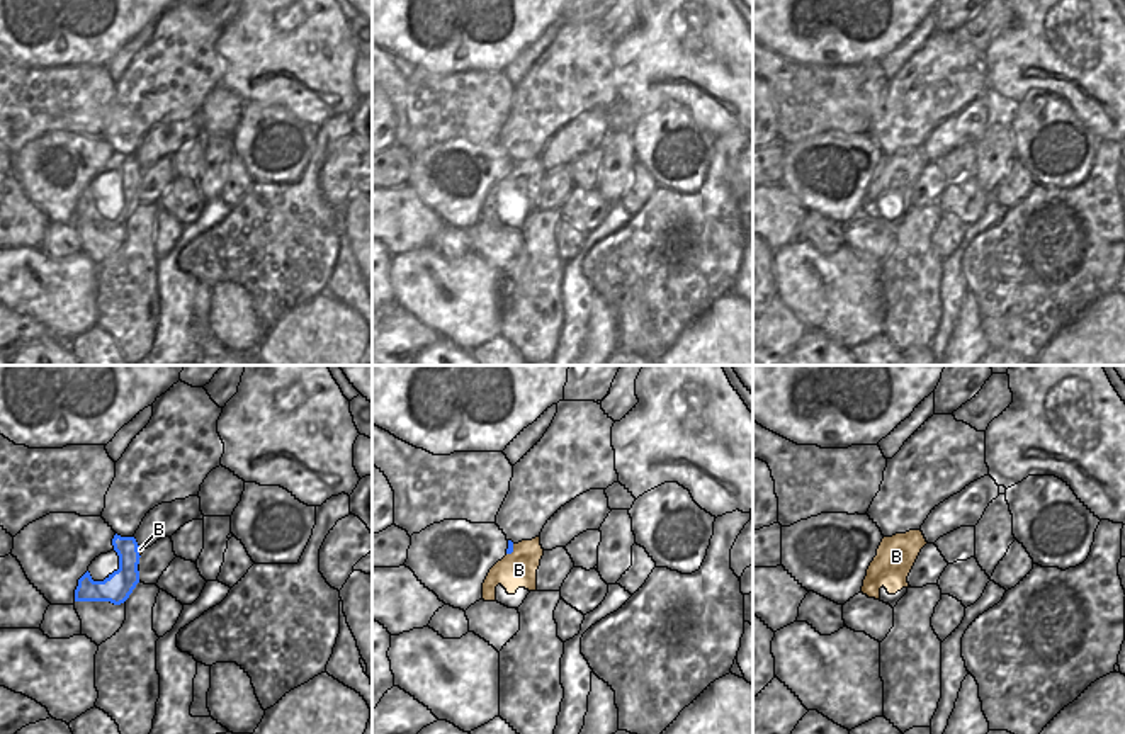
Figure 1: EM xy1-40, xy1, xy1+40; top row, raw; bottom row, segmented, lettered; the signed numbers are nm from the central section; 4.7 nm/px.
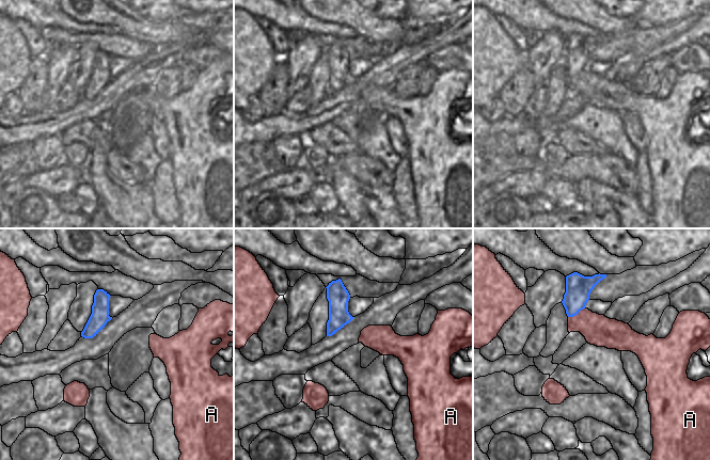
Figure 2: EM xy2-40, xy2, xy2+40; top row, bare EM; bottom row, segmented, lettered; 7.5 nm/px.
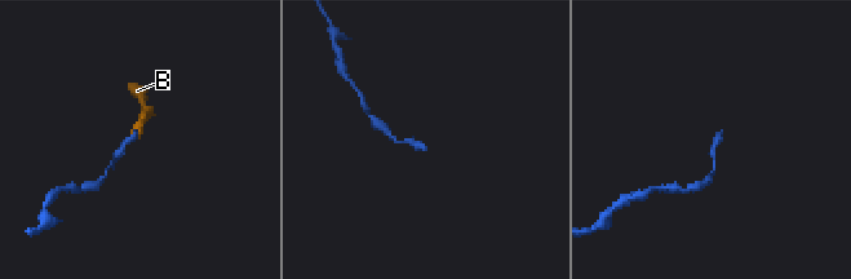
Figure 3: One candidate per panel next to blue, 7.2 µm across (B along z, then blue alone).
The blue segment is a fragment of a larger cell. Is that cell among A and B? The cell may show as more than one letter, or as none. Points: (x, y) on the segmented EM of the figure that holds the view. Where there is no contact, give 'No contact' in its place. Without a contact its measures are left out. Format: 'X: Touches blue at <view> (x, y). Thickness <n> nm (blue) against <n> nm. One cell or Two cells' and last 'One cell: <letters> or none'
A: Touches blue at xy2+40 (576, 314). Thickness 190 nm (blue) against 240 nm. Two cells
B: Touches blue at xy1 (512, 551). Thickness 30 nm (blue) against 180 nm. One cell
One cell: B.

